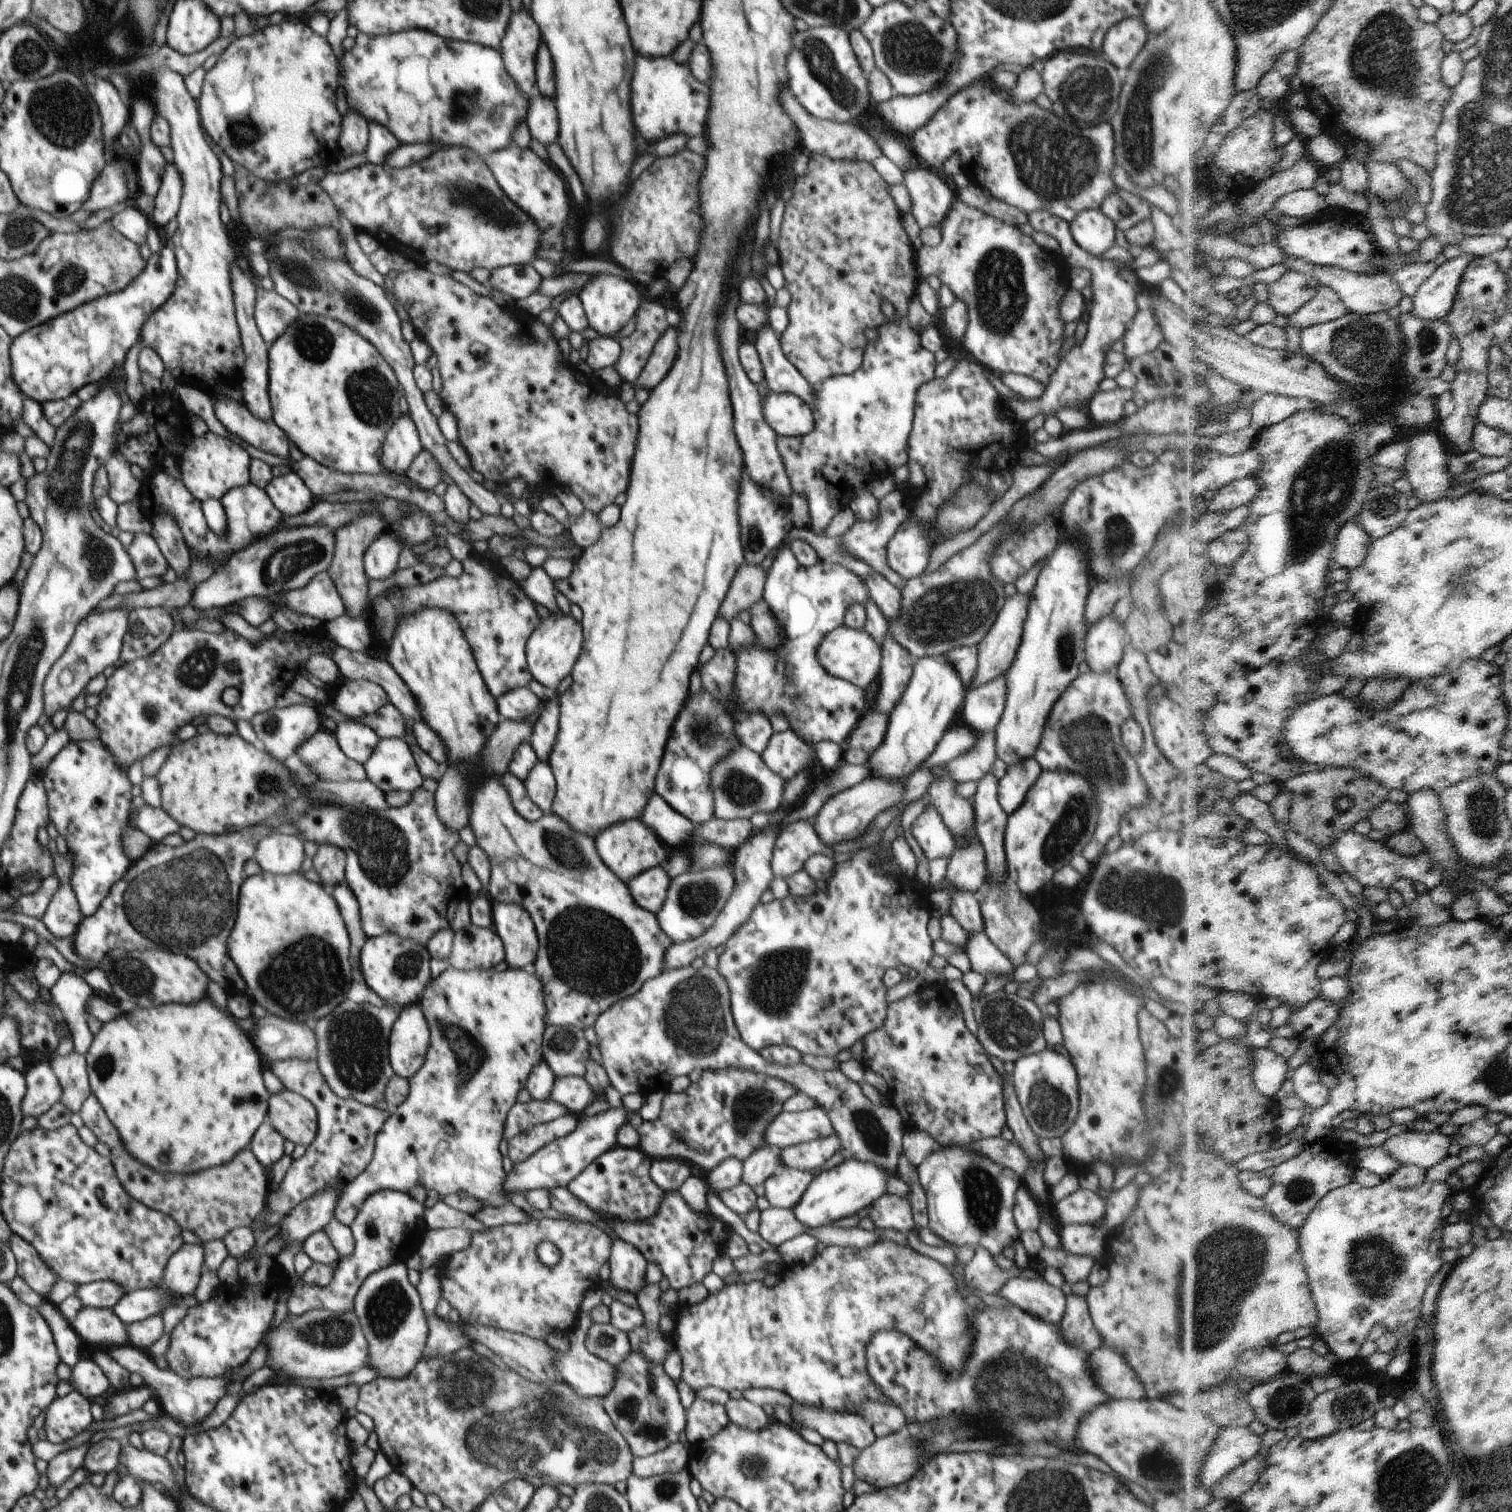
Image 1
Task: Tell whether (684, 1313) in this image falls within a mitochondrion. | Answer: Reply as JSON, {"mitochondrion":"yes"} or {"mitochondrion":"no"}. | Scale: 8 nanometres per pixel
{"mitochondrion":"no"}

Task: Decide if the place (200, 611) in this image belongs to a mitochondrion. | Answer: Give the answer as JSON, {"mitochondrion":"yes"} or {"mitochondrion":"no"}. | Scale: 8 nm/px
{"mitochondrion":"no"}

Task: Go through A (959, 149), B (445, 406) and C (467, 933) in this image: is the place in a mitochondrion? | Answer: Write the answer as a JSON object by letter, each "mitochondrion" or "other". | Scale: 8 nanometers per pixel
{"A":"other","B":"other","C":"other"}

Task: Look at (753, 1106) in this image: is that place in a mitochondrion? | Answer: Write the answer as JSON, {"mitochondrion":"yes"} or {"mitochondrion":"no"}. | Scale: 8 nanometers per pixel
{"mitochondrion":"yes"}

